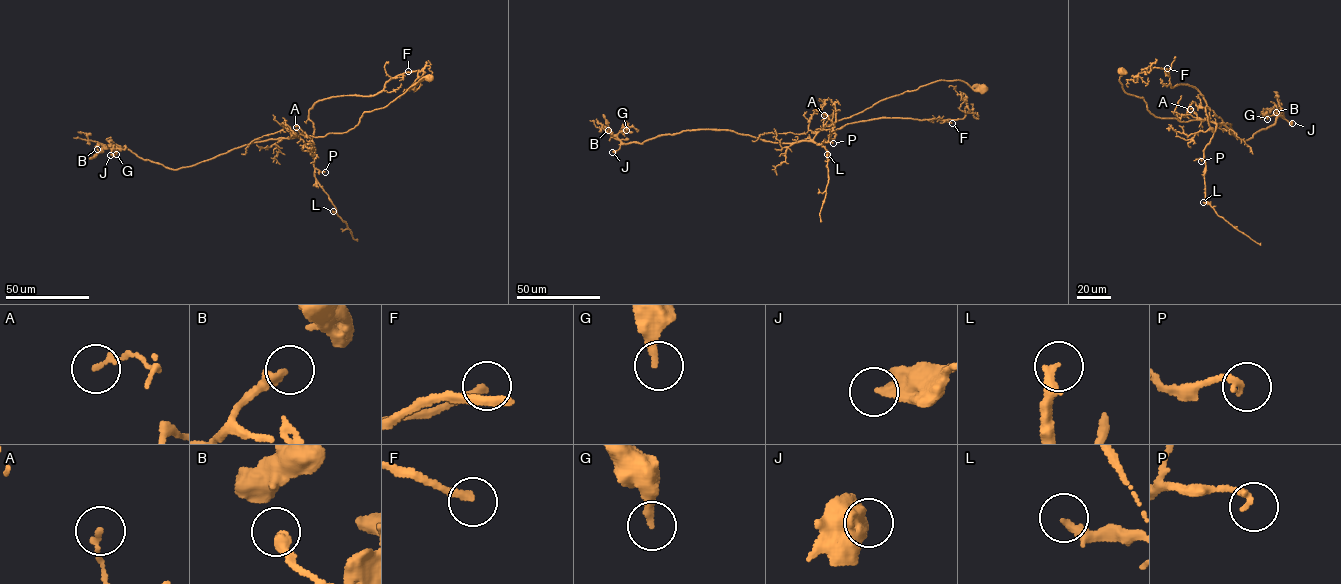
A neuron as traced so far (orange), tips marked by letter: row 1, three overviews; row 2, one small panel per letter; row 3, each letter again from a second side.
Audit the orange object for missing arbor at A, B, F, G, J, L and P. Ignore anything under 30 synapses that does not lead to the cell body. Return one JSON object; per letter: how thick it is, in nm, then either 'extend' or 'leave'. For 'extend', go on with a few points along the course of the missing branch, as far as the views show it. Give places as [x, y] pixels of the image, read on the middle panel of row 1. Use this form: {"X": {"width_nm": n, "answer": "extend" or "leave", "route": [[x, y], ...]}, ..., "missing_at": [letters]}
{"A": {"width_nm": 150, "answer": "leave"}, "B": {"width_nm": 240, "answer": "leave"}, "F": {"width_nm": 240, "answer": "extend", "route": [[952, 123], [972, 119], [960, 115]]}, "G": {"width_nm": 240, "answer": "leave"}, "J": {"width_nm": 500, "answer": "leave"}, "L": {"width_nm": 280, "answer": "leave"}, "P": {"width_nm": 200, "answer": "leave"}, "missing_at": ["F"]}

